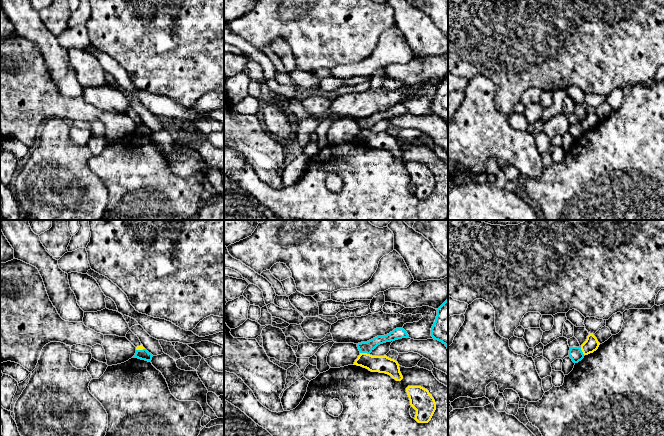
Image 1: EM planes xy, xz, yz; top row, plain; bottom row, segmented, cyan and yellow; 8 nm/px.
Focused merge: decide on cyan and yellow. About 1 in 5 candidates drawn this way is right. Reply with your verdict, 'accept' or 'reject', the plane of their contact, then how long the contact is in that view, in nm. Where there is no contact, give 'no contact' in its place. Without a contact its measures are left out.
reject | xz | 80 nm

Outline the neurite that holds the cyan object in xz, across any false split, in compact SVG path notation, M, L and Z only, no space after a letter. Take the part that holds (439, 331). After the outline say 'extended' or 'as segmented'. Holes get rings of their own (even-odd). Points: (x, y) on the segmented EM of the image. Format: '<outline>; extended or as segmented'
M448 299L436 310L437 316L431 328L431 336L448 349Z; as segmented

